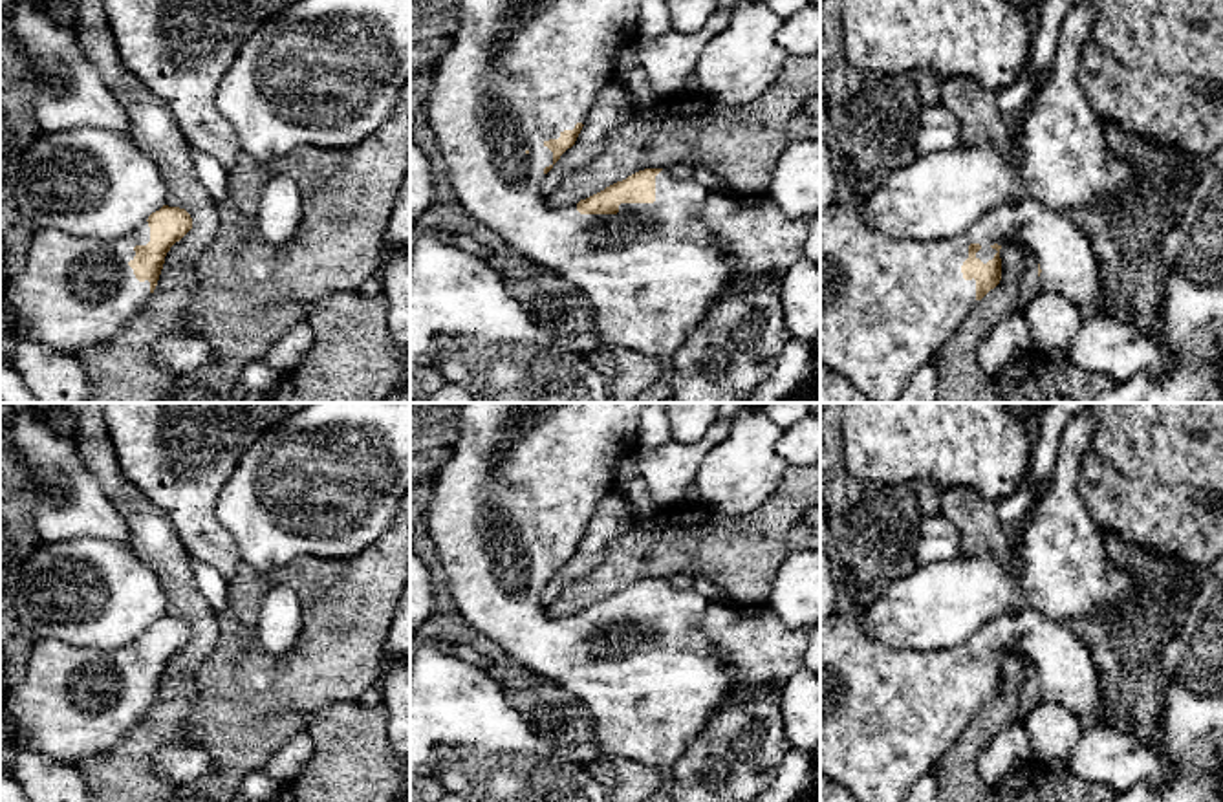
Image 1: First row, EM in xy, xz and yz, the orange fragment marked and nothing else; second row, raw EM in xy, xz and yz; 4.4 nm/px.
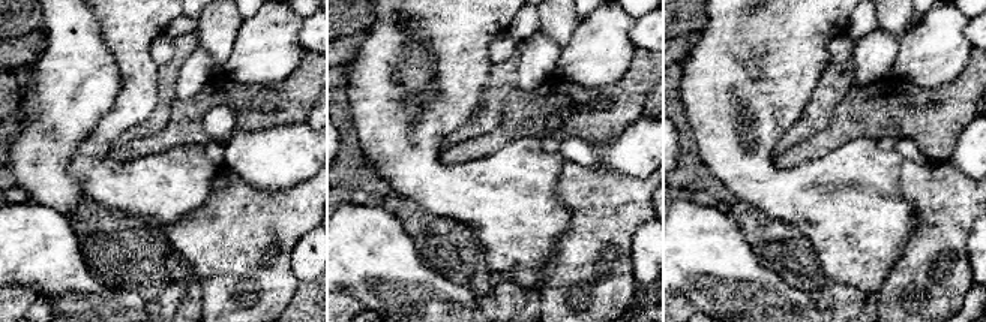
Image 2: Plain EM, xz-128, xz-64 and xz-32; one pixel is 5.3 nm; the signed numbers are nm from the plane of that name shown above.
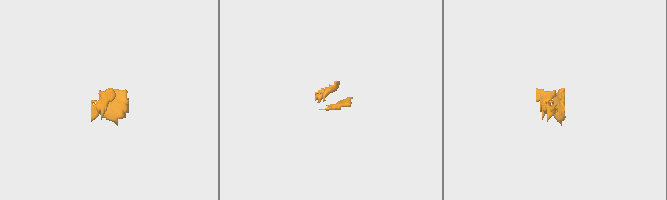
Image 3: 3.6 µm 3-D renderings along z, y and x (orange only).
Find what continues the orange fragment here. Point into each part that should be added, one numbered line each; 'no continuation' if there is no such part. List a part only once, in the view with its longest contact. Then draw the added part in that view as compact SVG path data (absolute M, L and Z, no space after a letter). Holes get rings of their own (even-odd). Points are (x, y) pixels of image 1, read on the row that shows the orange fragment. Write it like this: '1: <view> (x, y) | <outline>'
1: yz (887, 304) | M862 200L820 212L820 364L846 377L871 403L897 403L910 377L932 363L934 355L958 331L976 302L976 280L965 280L963 262L969 245L979 244L976 253L983 264L998 253L992 245L1020 244L1040 264L1040 287L1069 298L1080 313L1100 313L1104 304L1100 264L1088 236L1073 223L1067 212L1042 207L1038 201L1000 205L974 222L967 231L945 240L892 238L871 227L860 214Z

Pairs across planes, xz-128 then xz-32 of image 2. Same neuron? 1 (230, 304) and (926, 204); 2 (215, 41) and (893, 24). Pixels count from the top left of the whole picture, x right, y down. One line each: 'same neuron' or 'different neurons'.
1: same neuron
2: same neuron

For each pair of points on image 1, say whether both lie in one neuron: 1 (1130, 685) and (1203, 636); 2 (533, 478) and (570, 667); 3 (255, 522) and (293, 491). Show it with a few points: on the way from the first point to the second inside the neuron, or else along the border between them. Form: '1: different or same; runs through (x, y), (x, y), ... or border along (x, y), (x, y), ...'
1: different; border along (1179, 627), (1161, 656), (1165, 696), (1159, 709)
2: same; runs through (533, 526), (531, 619)
3: same; runs through (264, 513), (284, 500)

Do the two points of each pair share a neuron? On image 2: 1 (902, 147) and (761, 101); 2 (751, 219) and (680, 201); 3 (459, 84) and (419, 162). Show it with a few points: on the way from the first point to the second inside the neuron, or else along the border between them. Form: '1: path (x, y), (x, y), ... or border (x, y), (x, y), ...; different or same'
1: border (895, 149), (905, 159); different
2: border (728, 213), (748, 243); different
3: path (450, 104), (420, 134), (420, 143); same

